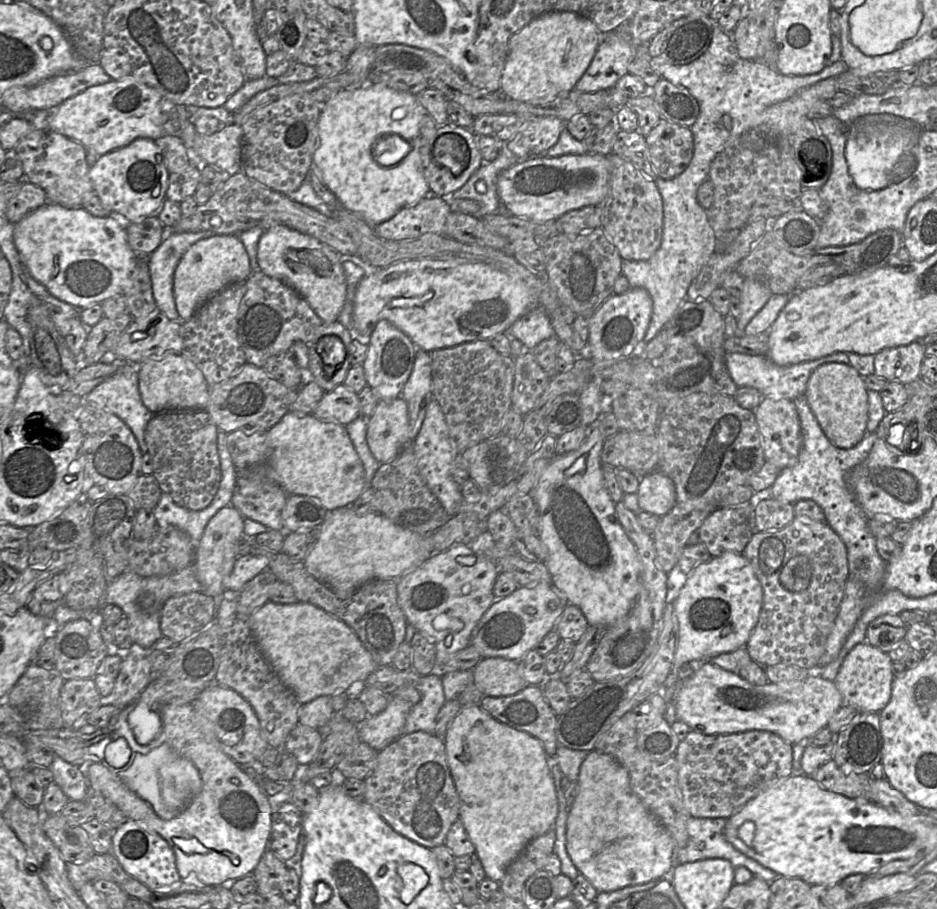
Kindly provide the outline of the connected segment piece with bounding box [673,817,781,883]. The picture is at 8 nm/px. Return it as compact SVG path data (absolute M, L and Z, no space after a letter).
M691 817L687 823L689 836L687 845L677 850L675 843L673 868L688 862L718 858L728 860L735 868L745 867L754 877L768 883L773 882L777 877L781 877L730 844L724 836L726 822L727 819L725 818Z

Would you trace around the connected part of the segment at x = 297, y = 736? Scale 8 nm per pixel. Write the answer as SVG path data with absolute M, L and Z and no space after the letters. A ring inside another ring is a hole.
M298 723L289 733L284 749L295 756L298 764L309 764L316 756L323 740L318 730Z

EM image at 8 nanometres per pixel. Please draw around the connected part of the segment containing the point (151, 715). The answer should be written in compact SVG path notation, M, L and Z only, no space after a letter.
M139 701L135 702L135 707L128 716L128 723L140 745L149 744L162 730L160 714Z

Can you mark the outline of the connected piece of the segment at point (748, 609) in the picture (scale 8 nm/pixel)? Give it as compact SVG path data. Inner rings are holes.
M724 552L710 561L698 564L680 590L674 609L679 622L679 639L674 654L672 669L665 680L665 687L678 689L681 682L679 669L689 661L710 662L715 656L744 647L755 628L763 603L763 589L751 563L742 553Z

